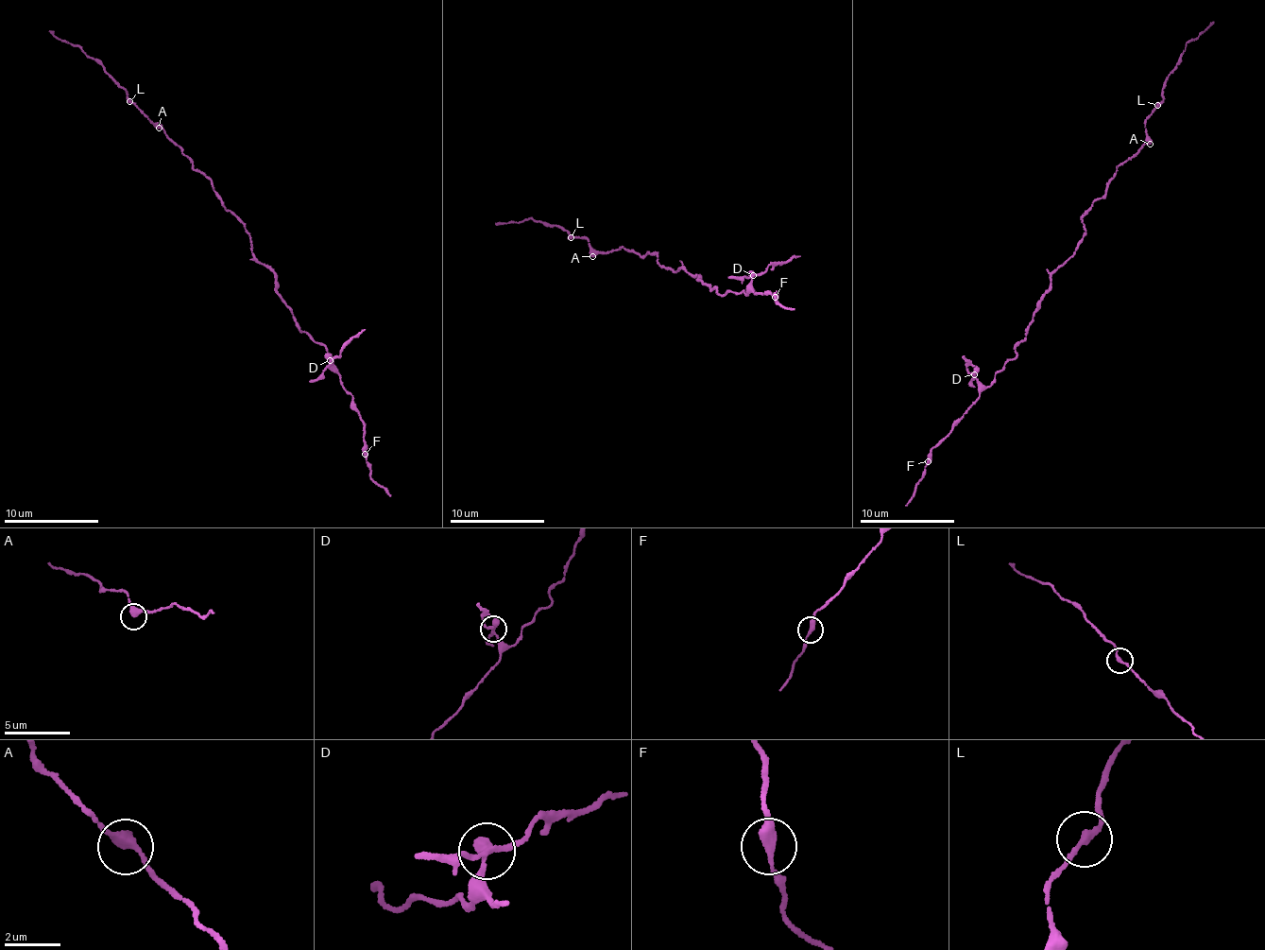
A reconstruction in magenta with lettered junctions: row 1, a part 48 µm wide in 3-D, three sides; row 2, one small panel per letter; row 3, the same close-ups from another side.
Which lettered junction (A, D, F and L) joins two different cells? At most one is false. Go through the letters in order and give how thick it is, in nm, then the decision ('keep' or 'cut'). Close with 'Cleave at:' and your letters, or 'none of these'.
A: calibre 360 nm; keep
D: calibre 280 nm; cut
F: calibre 300 nm; keep
L: calibre 200 nm; keep
Cleave at: D

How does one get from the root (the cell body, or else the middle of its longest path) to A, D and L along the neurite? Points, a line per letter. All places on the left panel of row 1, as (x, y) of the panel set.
A: (250, 238), (239, 219), (220, 202), (209, 177), (196, 171), (180, 147), (174, 146), (159, 128)
D: (250, 238), (256, 258), (269, 267), (276, 290), (299, 328), (322, 344), (330, 360)
L: (250, 238), (239, 219), (220, 202), (209, 177), (196, 171), (180, 147), (174, 146), (162, 129), (128, 101)

